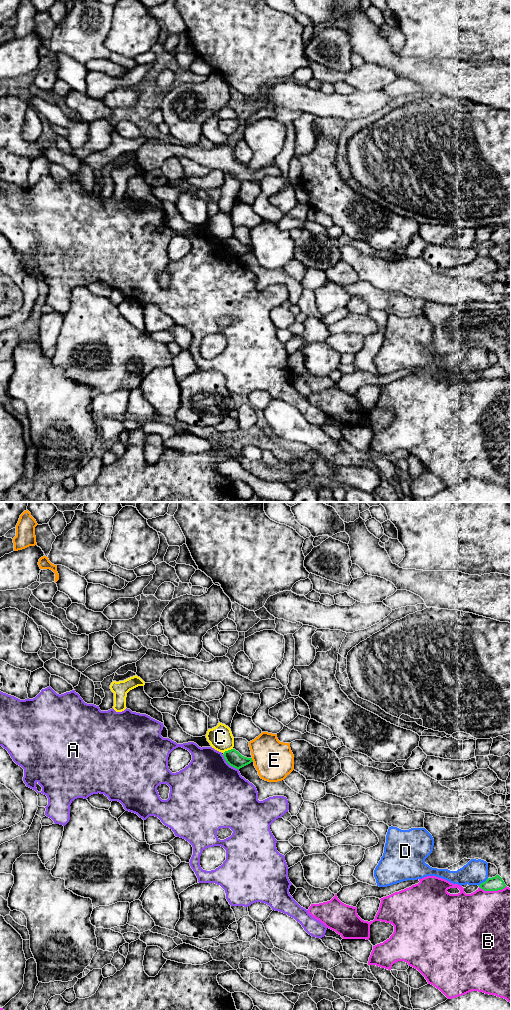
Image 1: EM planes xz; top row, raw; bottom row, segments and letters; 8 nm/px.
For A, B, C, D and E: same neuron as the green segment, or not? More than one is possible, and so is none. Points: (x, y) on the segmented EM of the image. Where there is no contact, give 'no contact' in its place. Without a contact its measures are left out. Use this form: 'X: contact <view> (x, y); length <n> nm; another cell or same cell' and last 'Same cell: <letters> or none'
A: contact xz (229, 764); length 180 nm; another cell
B: contact xz (492, 890); length 220 nm; another cell
C: contact xz (228, 750); length 90 nm; another cell
D: contact xz (483, 882); length 110 nm; another cell
E: contact xz (252, 760); length 40 nm; another cell
Same cell: none

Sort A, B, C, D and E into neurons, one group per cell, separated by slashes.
A / B / C / D / E

